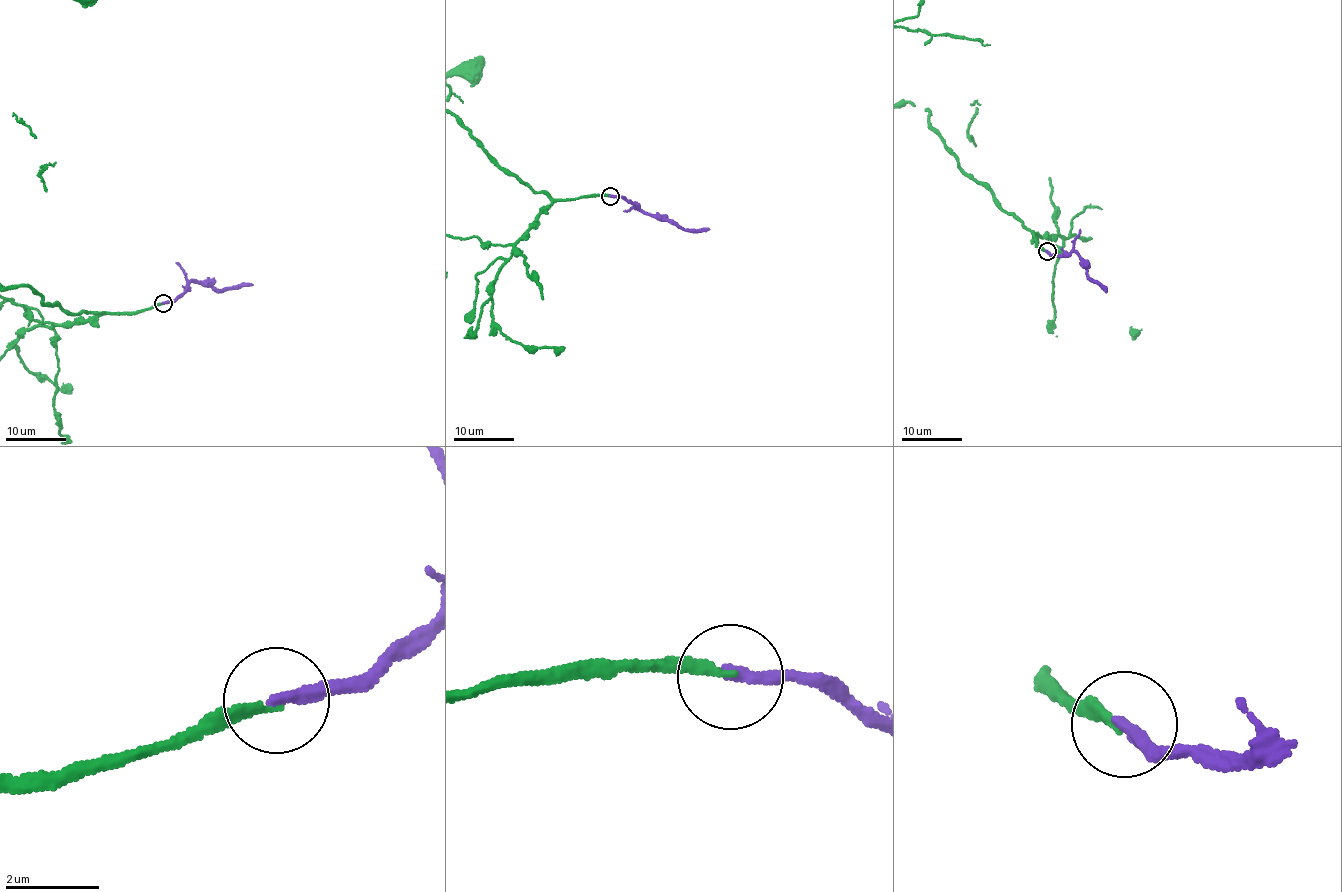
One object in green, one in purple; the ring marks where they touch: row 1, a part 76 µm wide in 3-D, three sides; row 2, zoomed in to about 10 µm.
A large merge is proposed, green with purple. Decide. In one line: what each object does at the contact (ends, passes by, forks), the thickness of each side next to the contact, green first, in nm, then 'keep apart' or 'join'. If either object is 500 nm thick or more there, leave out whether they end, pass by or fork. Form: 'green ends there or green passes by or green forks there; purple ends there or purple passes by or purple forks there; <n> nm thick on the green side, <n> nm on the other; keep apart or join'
green ends there; purple ends there; 190 nm thick on the green side, 280 nm on the other; join

